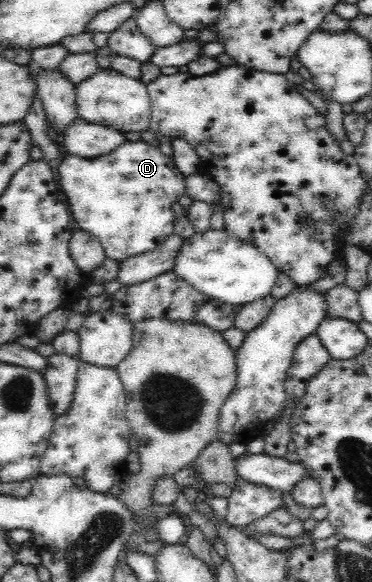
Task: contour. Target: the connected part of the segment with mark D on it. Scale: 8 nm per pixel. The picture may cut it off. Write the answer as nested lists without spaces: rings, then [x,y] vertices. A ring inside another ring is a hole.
[[[142,139],[133,142],[127,141],[124,144],[121,144],[119,148],[115,148],[112,152],[107,153],[107,155],[95,157],[92,160],[86,160],[79,156],[75,157],[75,155],[67,153],[65,157],[62,157],[57,168],[57,175],[59,175],[57,183],[61,185],[61,192],[65,194],[70,213],[74,218],[75,228],[93,235],[103,247],[105,257],[118,262],[127,260],[129,257],[154,251],[157,249],[157,246],[160,246],[171,234],[175,234],[174,222],[176,220],[172,206],[179,203],[179,197],[186,195],[186,185],[183,175],[175,167],[172,158],[165,156],[157,145],[152,146]]]

